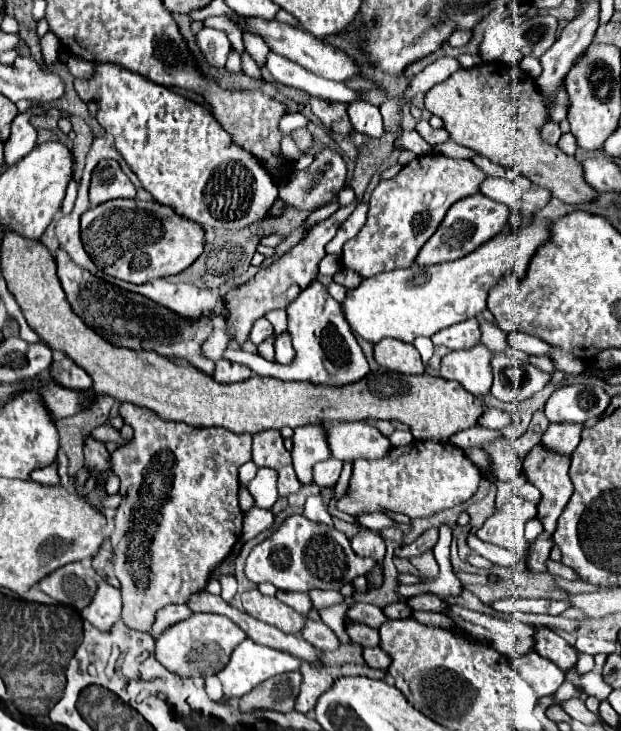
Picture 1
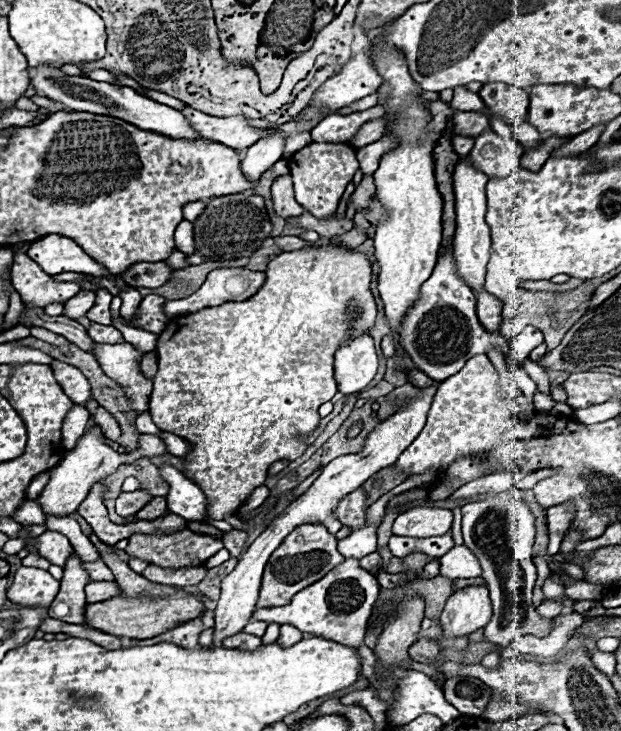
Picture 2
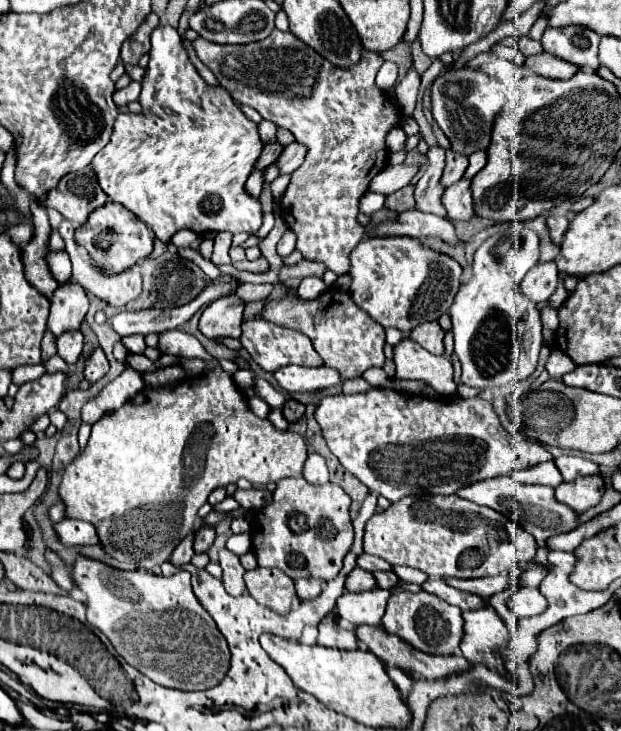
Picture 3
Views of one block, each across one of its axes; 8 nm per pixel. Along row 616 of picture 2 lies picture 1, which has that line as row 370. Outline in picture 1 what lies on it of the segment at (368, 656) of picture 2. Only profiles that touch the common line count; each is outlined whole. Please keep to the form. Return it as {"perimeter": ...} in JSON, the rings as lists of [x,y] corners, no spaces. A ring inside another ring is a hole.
{"perimeter":[[[316,280],[312,282],[302,294],[290,302],[286,308],[288,314],[288,332],[292,338],[292,346],[296,350],[294,362],[288,366],[274,366],[272,362],[264,360],[258,354],[244,352],[240,348],[228,346],[224,350],[226,360],[238,362],[248,366],[252,372],[260,376],[274,376],[274,378],[288,378],[288,380],[298,380],[298,382],[312,382],[312,384],[332,384],[332,386],[342,386],[342,384],[352,384],[358,378],[364,378],[368,368],[368,362],[362,354],[362,348],[358,346],[354,334],[350,332],[340,304],[328,294],[326,286]]]}

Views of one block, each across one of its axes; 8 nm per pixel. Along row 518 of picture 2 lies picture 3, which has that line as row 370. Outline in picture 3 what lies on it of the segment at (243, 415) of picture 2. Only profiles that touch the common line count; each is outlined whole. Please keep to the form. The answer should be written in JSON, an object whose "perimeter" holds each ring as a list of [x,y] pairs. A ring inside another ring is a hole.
{"perimeter":[[[212,370],[212,372],[206,372],[198,378],[186,378],[184,382],[180,382],[172,390],[170,388],[160,388],[160,390],[144,388],[132,400],[128,400],[120,410],[112,412],[112,416],[100,418],[92,426],[92,434],[90,434],[90,440],[88,440],[86,448],[64,468],[62,482],[58,486],[58,496],[60,496],[60,500],[66,508],[64,510],[66,518],[76,518],[76,520],[84,520],[84,522],[94,524],[94,528],[98,532],[98,538],[100,538],[100,544],[102,544],[102,548],[108,556],[112,556],[116,560],[126,560],[130,556],[130,558],[134,558],[136,566],[152,570],[154,566],[160,566],[162,562],[166,562],[170,558],[170,554],[178,546],[176,542],[180,542],[184,536],[188,536],[192,532],[192,528],[199,526],[201,519],[198,517],[198,510],[202,504],[206,504],[206,500],[208,500],[208,496],[214,488],[228,486],[230,482],[236,482],[238,478],[246,478],[252,484],[270,484],[270,482],[278,482],[278,480],[288,478],[288,476],[300,476],[304,460],[306,460],[306,444],[304,444],[304,438],[300,434],[294,434],[290,430],[278,432],[278,430],[272,428],[272,424],[268,420],[262,420],[262,418],[254,416],[250,412],[246,400],[242,398],[242,394],[236,390],[236,384],[234,384],[232,376],[224,370]],[[146,504],[148,506],[164,506],[164,508],[160,508],[160,512],[154,514],[154,508],[140,508],[140,506],[146,506]]]}

